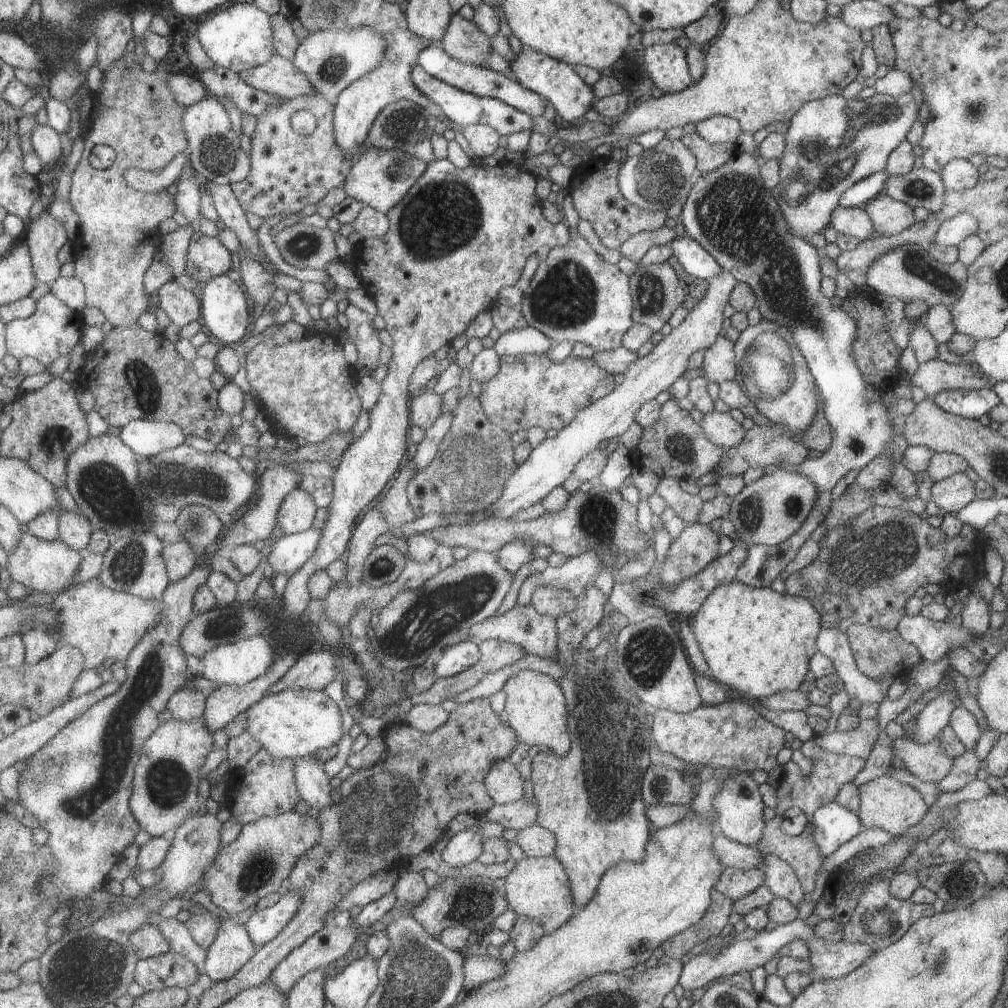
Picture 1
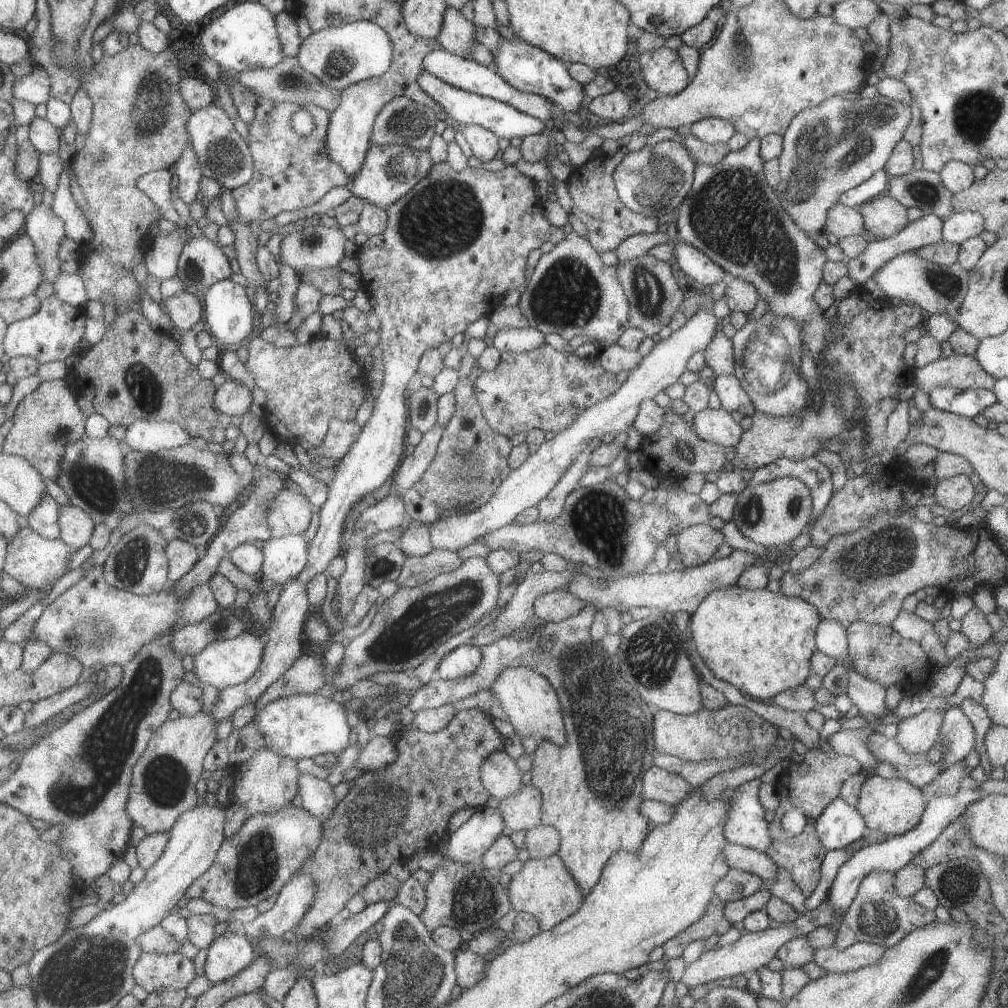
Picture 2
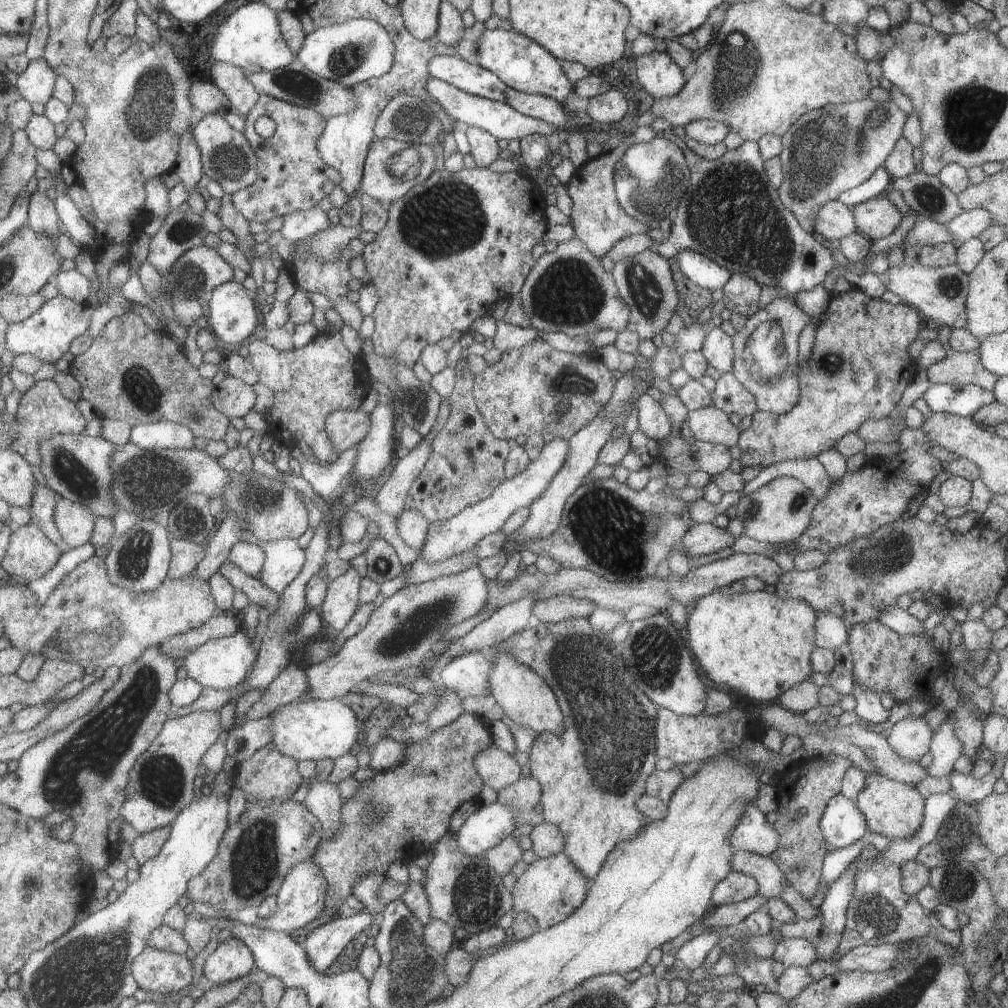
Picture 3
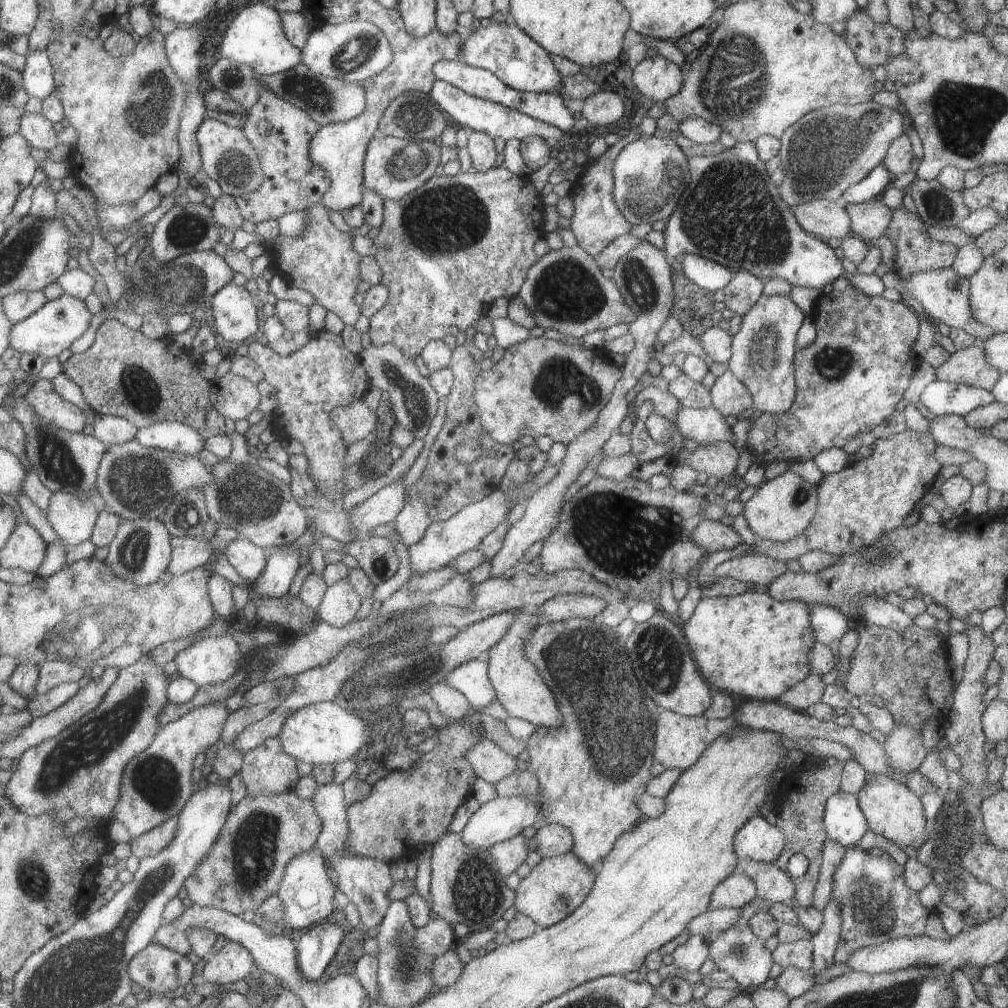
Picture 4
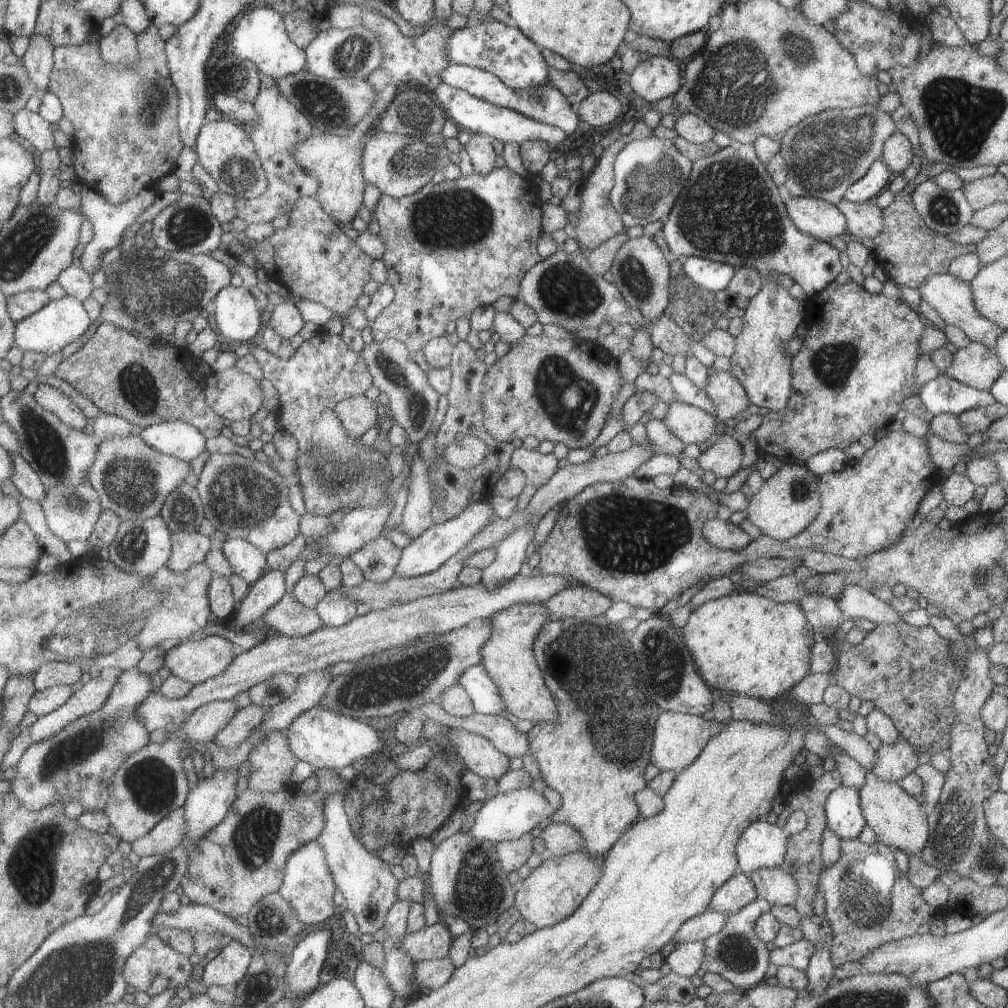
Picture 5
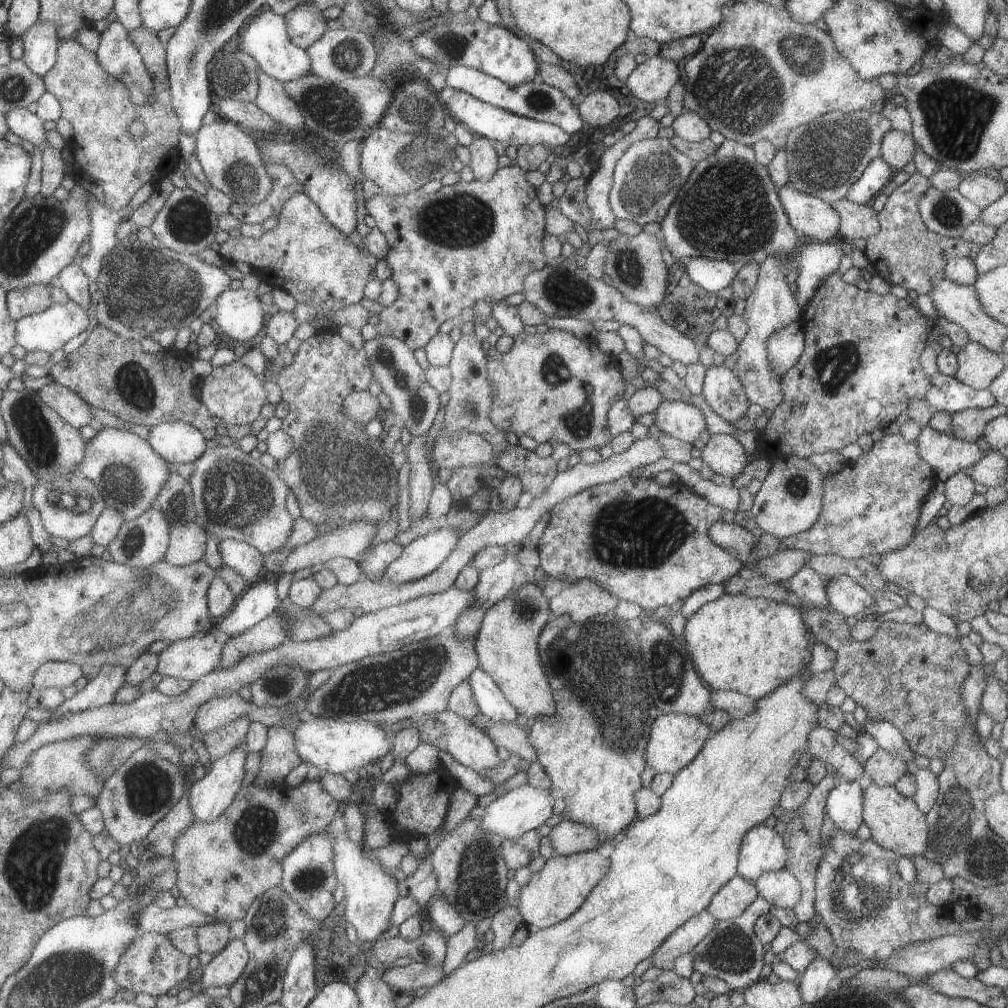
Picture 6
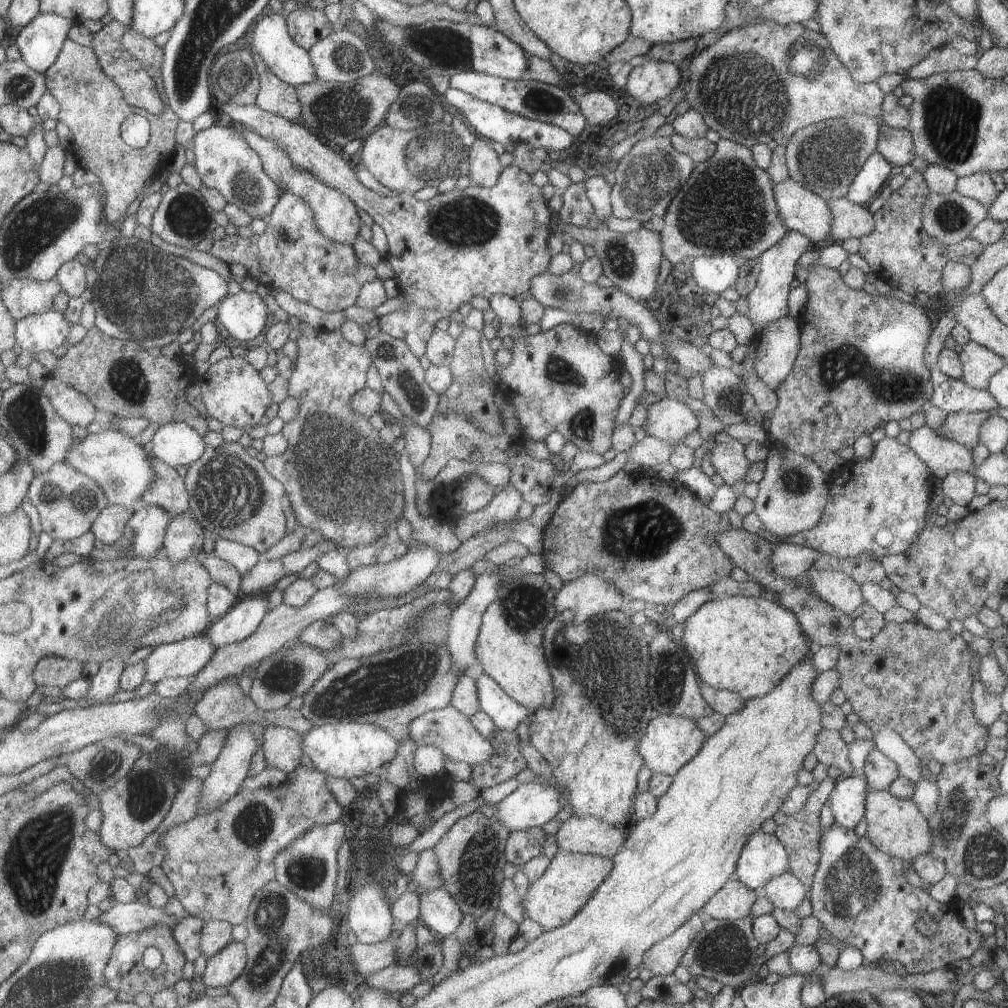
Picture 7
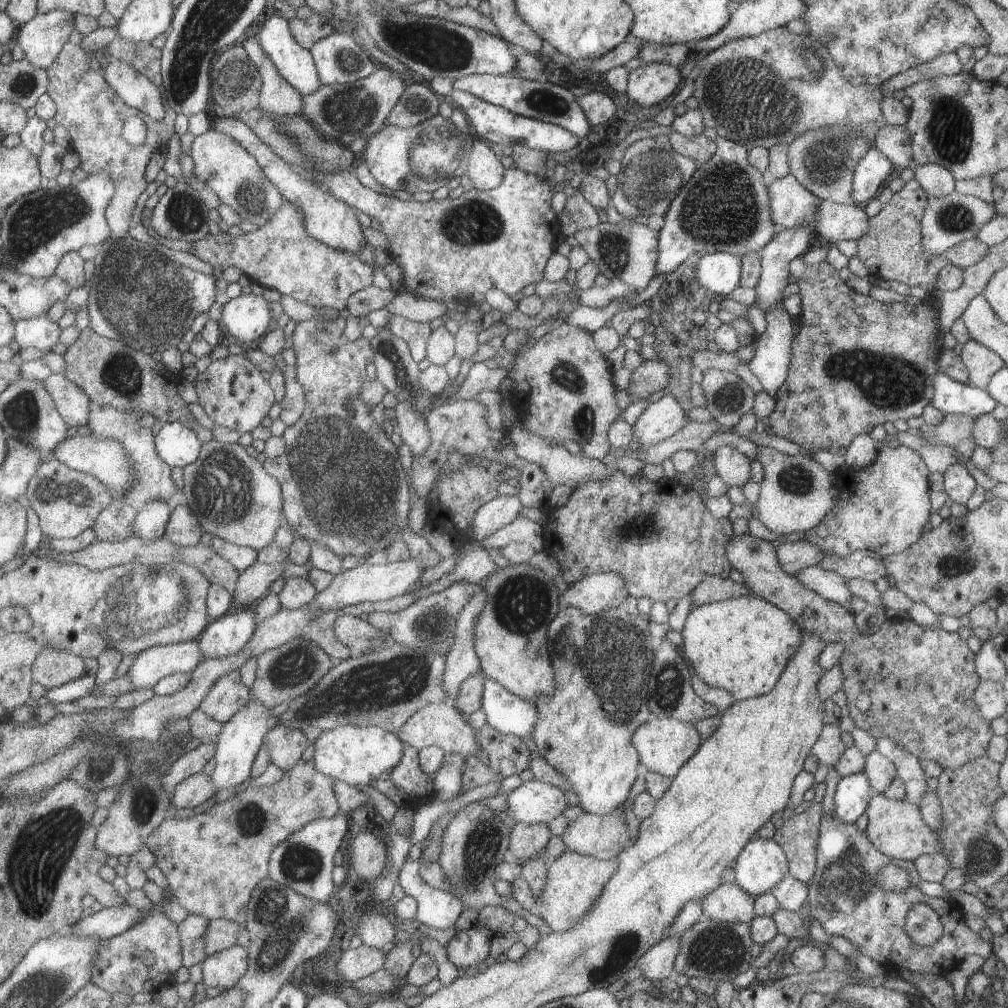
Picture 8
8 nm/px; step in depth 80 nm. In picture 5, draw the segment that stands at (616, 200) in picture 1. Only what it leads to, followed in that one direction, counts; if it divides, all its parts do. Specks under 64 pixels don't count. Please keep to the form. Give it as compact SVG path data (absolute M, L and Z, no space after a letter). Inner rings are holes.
M642 120L634 122L632 131L628 135L621 135L621 138L617 138L603 150L600 157L595 160L594 167L590 170L587 178L582 180L580 186L580 211L576 216L577 226L574 227L579 246L583 246L590 251L599 246L604 240L617 235L623 230L624 226L619 215L608 202L608 194L614 183L612 171L614 160L616 154L625 146L625 143L647 137L653 137L653 131Z

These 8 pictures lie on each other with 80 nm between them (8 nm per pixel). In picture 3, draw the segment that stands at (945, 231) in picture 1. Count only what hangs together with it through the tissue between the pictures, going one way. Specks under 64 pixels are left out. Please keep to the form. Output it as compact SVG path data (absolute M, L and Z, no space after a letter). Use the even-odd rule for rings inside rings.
M968 209L953 217L945 226L954 236L954 243L959 244L977 237L990 225L991 220L990 214L985 209Z

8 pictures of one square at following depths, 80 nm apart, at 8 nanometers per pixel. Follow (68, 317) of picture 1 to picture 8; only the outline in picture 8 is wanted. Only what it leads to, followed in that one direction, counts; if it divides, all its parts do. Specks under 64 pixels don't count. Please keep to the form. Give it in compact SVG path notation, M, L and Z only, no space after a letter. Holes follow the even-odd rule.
M35 317L34 319L19 319L16 321L16 336L14 340L22 348L36 348L46 352L59 343L61 328L51 318Z

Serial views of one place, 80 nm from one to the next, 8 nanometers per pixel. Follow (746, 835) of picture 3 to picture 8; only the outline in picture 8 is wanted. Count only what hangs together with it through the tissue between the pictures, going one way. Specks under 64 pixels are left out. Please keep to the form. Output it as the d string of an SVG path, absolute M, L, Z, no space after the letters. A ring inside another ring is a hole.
M751 838L733 864L735 883L753 897L768 893L788 875L788 863L781 846L772 838Z

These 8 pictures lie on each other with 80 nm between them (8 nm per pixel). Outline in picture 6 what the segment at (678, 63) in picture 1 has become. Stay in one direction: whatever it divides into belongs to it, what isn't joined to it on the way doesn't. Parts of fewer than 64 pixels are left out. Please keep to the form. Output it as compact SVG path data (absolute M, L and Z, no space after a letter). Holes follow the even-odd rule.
M653 56L635 65L624 83L636 99L656 104L666 99L669 88L677 80L677 64Z

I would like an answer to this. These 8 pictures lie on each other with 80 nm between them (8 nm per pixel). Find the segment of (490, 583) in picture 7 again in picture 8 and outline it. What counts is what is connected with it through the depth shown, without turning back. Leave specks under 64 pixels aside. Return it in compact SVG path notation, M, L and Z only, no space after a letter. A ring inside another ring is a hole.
M480 583L455 621L454 641L445 658L442 676L442 689L451 706L457 698L459 685L468 676L475 675L475 672L480 669L480 662L474 651L472 628L479 611L482 609L483 601L484 590Z

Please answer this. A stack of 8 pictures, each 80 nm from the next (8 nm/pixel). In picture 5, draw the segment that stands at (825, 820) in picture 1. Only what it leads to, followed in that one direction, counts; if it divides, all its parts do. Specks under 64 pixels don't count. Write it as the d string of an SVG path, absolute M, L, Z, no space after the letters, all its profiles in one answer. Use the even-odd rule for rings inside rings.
M839 785L825 799L826 826L840 839L858 836L866 822L860 807L858 790Z

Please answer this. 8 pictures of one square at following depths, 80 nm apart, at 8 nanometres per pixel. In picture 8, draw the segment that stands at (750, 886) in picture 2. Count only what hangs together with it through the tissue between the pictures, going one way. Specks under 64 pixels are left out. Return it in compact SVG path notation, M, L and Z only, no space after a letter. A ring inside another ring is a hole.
M734 882L721 883L701 899L702 917L720 922L750 924L754 913L755 897L746 894Z

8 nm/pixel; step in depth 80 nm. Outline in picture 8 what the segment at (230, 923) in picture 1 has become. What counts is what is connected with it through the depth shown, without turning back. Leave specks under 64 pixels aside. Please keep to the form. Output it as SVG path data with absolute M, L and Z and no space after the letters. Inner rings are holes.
M233 946L225 951L209 955L203 962L204 984L227 991L236 987L248 973L248 948Z

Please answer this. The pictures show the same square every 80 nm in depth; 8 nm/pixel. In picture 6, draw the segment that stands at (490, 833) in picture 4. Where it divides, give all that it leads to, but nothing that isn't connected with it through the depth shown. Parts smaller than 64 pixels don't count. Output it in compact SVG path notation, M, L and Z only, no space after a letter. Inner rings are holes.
M528 784L513 787L485 807L484 814L480 817L480 827L485 832L501 835L504 839L516 839L528 830L535 830L551 816L556 797L554 794L556 793L551 793L550 789Z

